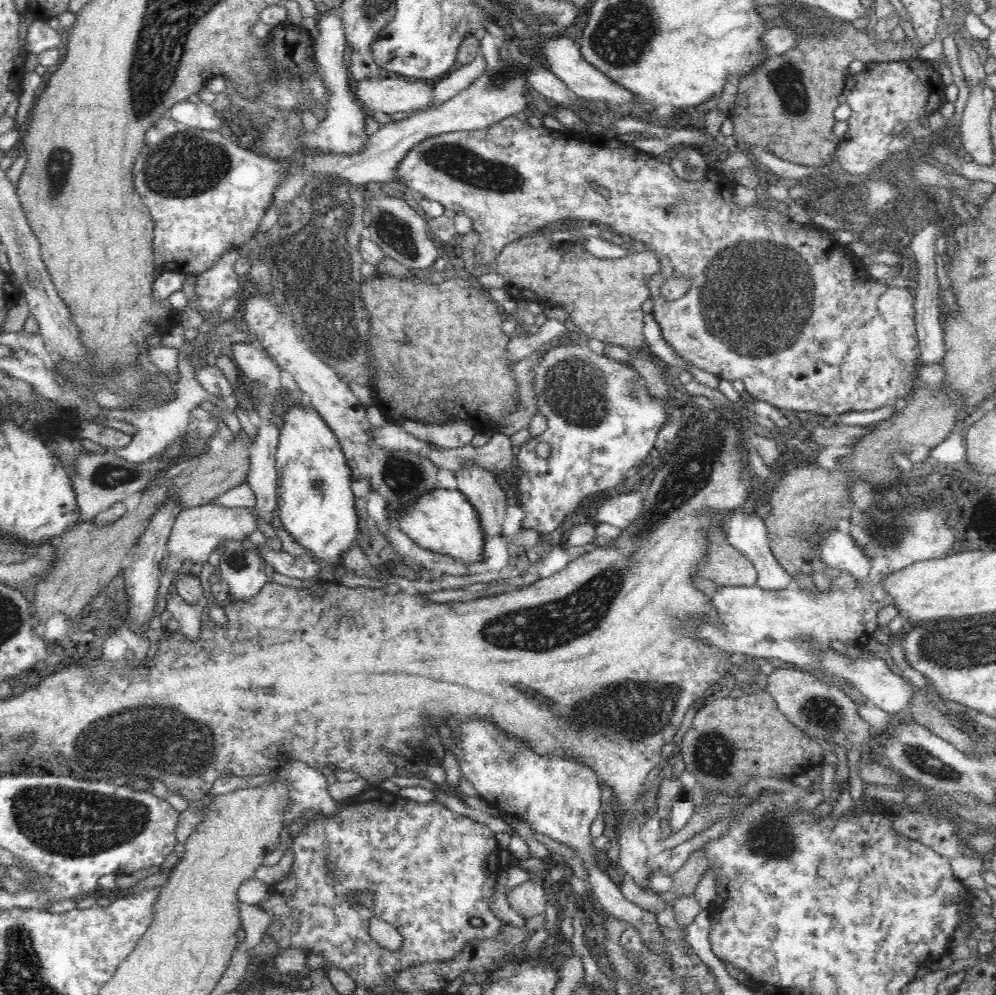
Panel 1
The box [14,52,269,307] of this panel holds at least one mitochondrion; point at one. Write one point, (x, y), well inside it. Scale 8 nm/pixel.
(182, 165)

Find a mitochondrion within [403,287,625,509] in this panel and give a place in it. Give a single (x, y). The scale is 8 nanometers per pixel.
(574, 390)

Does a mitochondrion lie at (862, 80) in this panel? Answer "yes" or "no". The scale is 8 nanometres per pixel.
no

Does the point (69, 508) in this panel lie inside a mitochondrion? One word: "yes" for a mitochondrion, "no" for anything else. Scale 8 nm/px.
no

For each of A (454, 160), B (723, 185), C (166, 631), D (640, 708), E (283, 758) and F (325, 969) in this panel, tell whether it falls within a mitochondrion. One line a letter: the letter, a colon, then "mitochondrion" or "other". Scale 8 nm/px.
A: mitochondrion
B: other
C: other
D: mitochondrion
E: other
F: other

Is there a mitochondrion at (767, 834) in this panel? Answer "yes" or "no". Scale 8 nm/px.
yes

